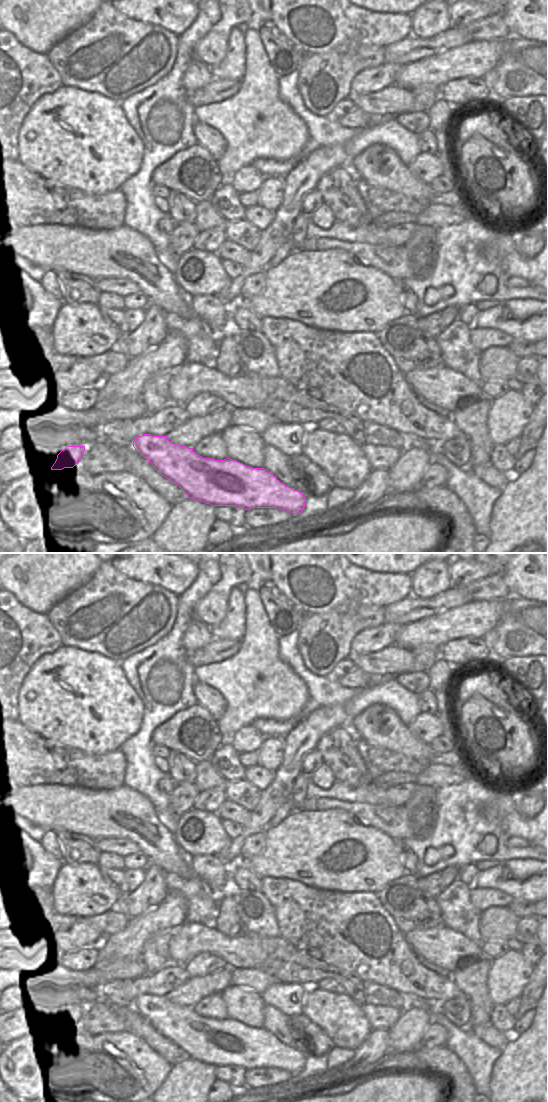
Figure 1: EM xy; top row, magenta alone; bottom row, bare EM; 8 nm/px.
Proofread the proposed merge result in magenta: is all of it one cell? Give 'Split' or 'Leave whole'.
Leave whole

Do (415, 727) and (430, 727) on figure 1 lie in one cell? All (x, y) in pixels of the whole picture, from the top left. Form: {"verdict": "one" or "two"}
{"verdict": "one"}

